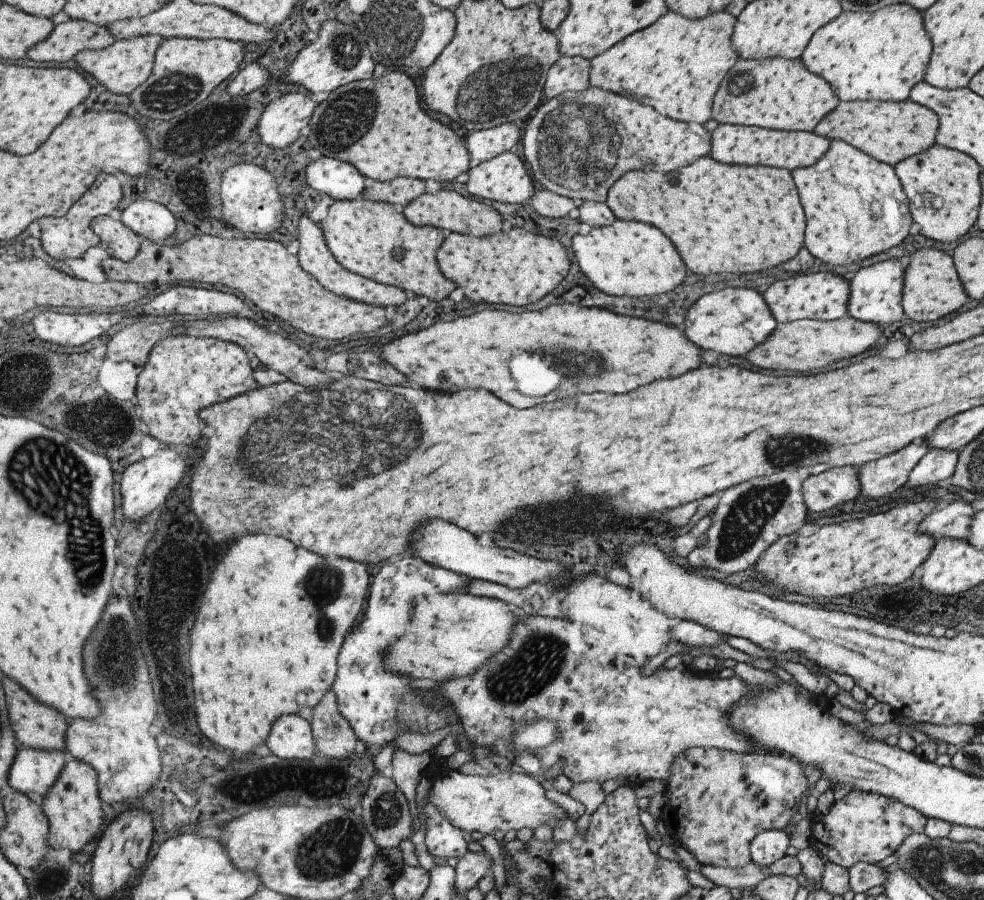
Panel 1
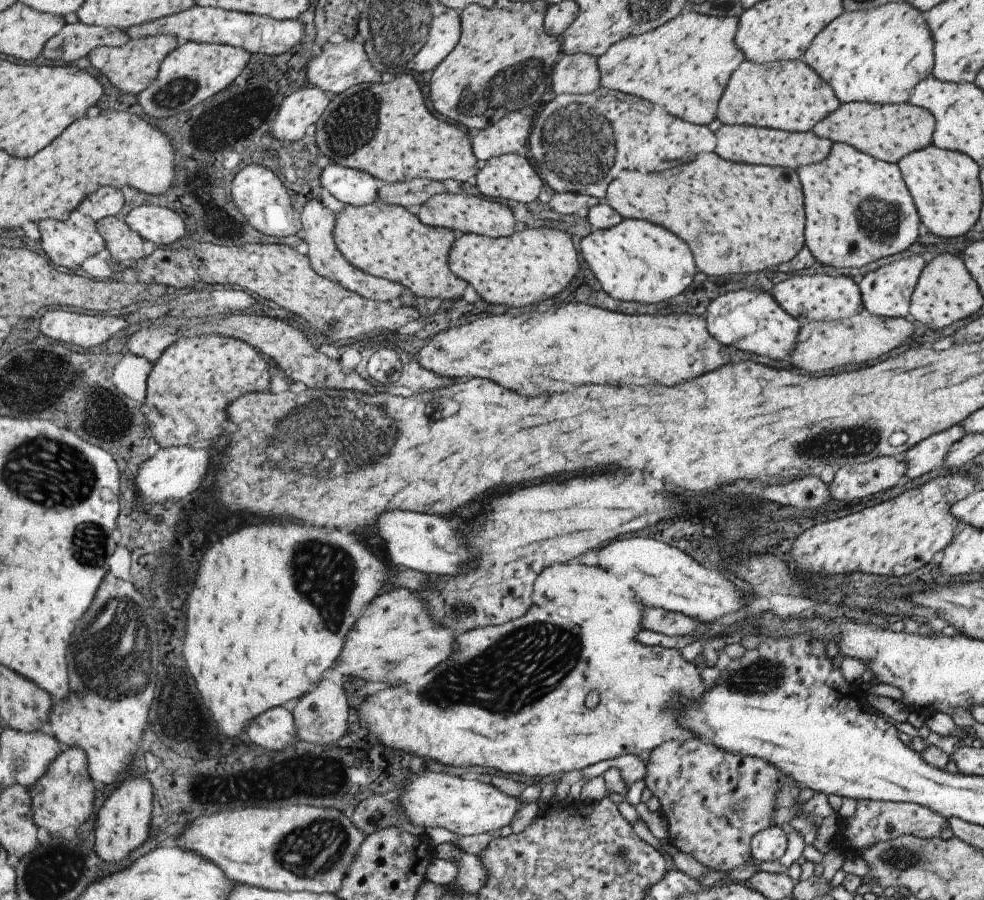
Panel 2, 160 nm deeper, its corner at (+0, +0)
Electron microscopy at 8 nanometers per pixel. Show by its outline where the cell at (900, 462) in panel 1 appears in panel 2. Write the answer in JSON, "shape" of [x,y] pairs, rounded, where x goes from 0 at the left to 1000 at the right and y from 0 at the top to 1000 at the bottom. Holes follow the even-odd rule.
{"shape":[[[968,473],[960,480],[954,480],[954,482],[940,487],[934,493],[930,493],[928,498],[924,498],[920,509],[916,509],[921,516],[921,529],[932,531],[940,524],[956,520],[966,494],[979,483],[981,482],[977,473]]]}

